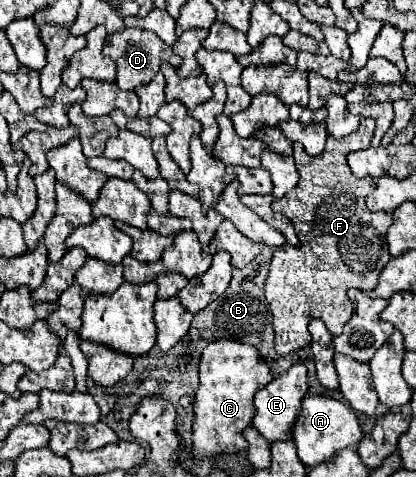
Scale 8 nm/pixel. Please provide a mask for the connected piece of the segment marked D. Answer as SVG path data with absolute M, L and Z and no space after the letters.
M126 28L124 32L114 34L110 42L104 46L104 56L112 58L116 64L116 84L120 86L120 90L134 90L142 84L152 82L164 60L170 62L174 68L180 68L180 56L176 56L164 42L160 42L156 34L134 28Z

